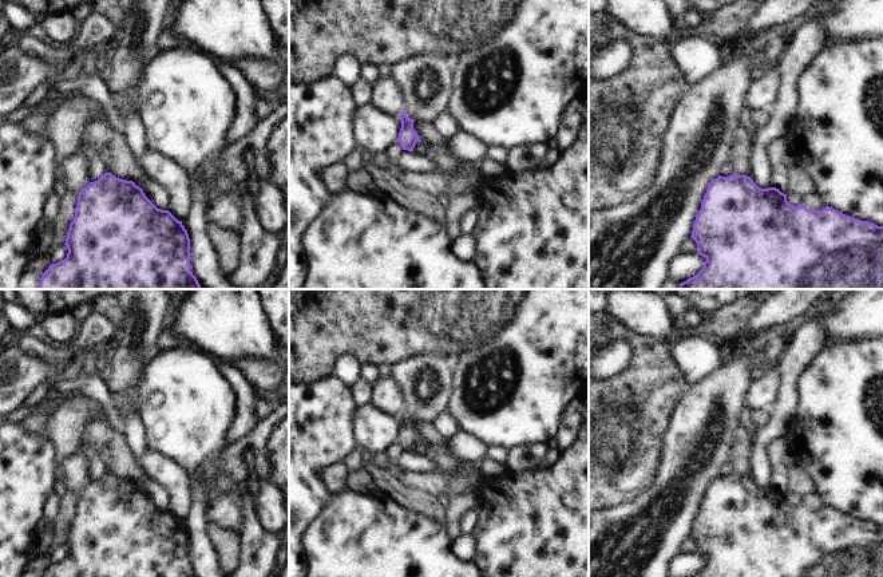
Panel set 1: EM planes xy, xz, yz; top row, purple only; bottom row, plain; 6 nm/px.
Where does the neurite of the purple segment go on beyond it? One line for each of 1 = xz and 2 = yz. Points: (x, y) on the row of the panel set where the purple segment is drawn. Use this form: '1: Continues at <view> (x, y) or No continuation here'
1: No continuation here
2: No continuation here.

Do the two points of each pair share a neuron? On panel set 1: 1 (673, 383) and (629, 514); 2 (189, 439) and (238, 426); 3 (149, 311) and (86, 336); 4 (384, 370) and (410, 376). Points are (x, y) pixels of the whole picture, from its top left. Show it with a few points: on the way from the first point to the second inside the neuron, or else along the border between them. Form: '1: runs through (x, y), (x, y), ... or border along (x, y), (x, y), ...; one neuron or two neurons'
1: border along (656, 473), (652, 483), (632, 501), (606, 509); two neurons
2: border along (234, 398), (234, 415), (225, 435), (226, 446); two neurons
3: border along (118, 332), (114, 338); two neurons
4: border along (389, 366), (391, 376); two neurons

